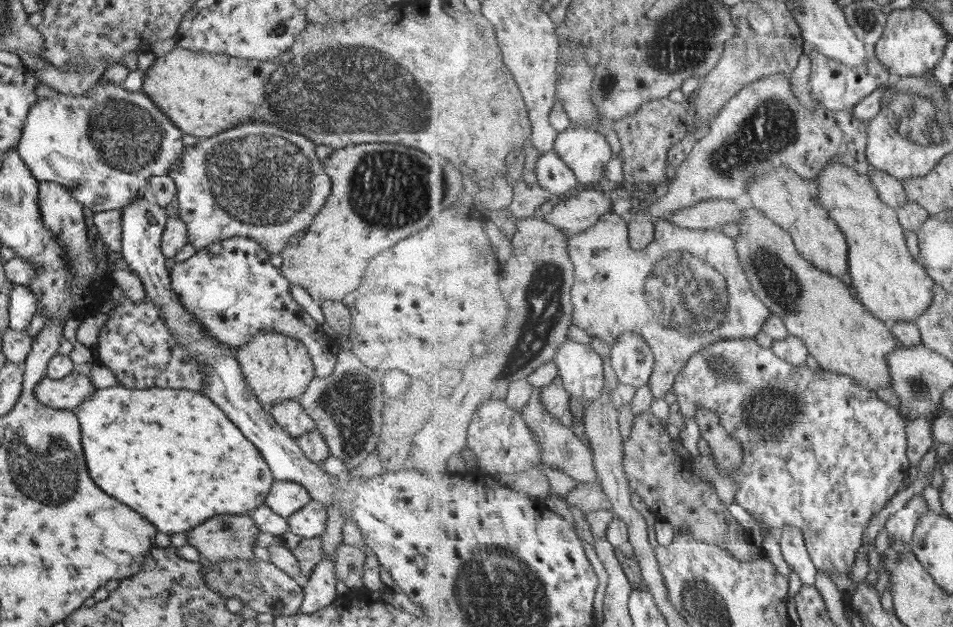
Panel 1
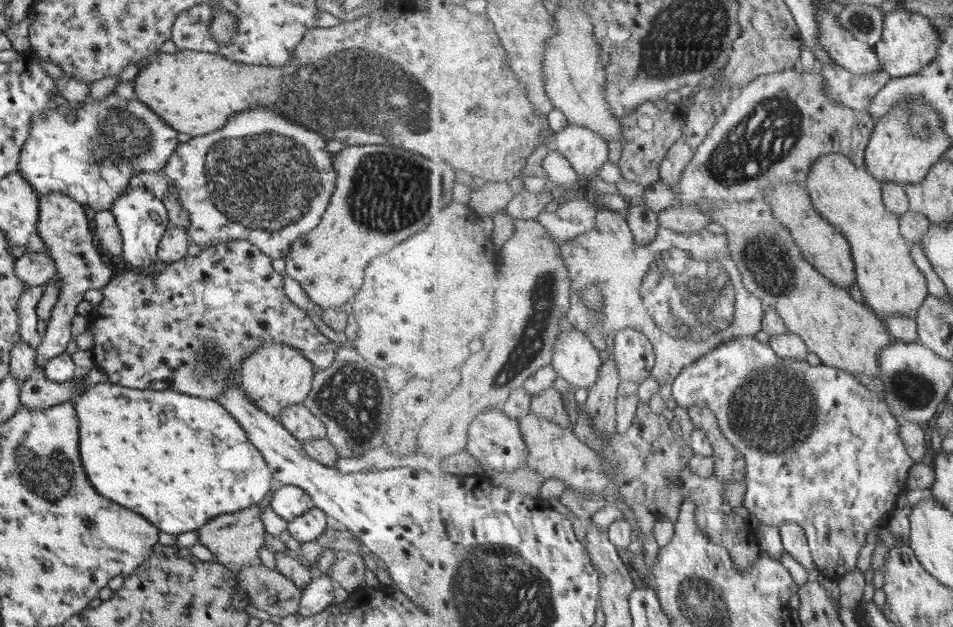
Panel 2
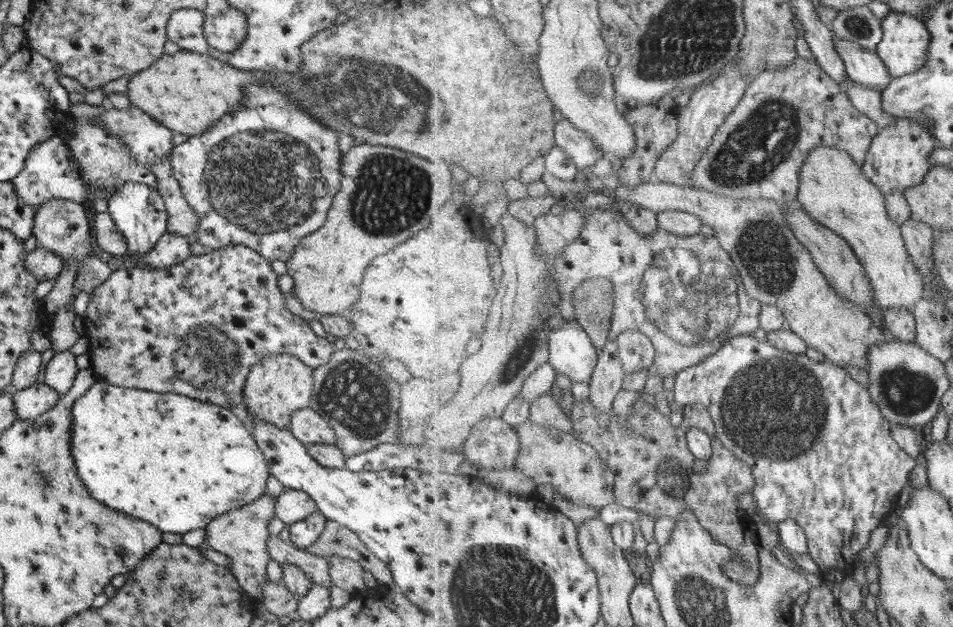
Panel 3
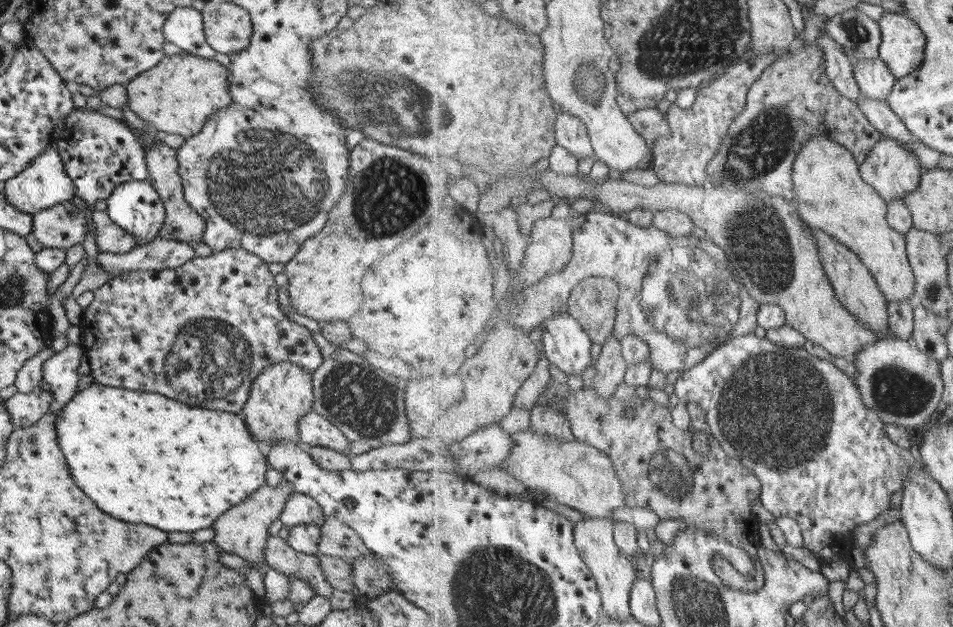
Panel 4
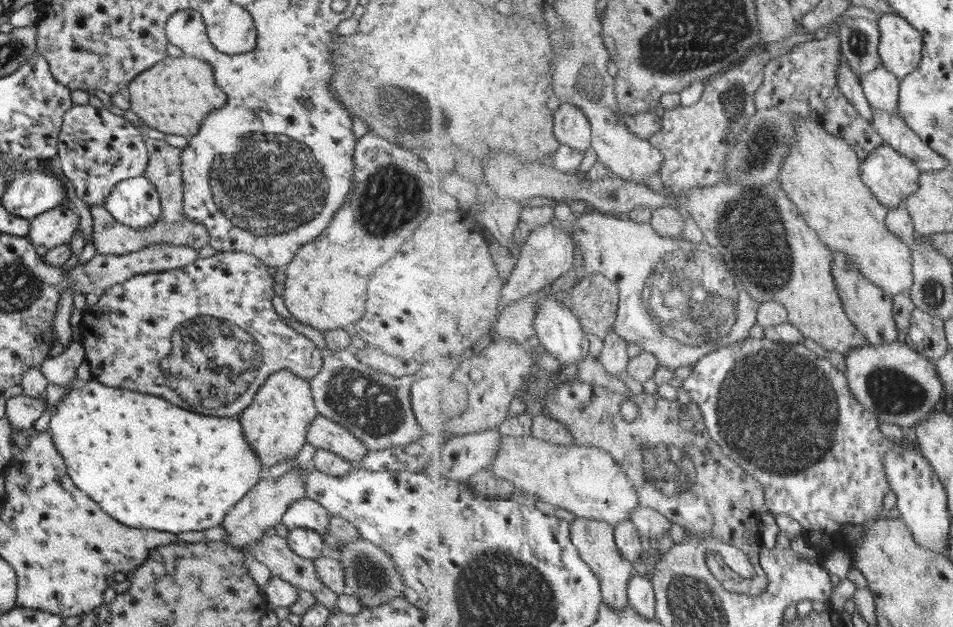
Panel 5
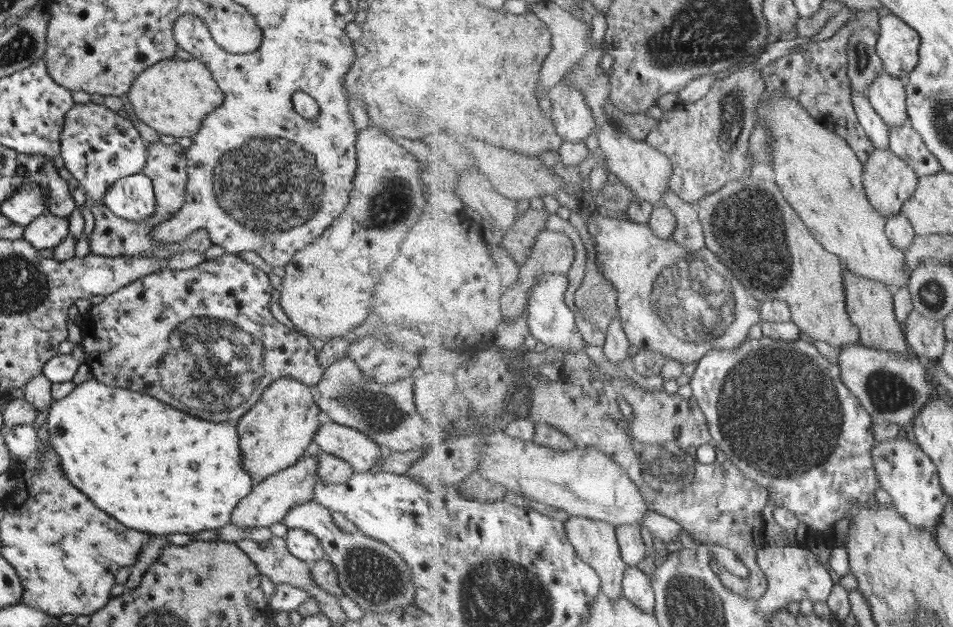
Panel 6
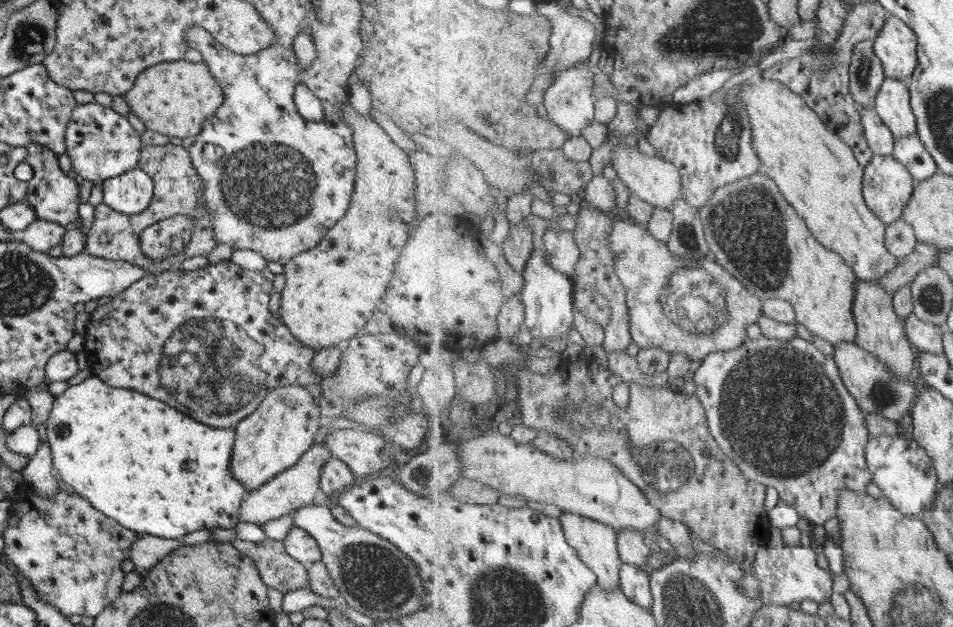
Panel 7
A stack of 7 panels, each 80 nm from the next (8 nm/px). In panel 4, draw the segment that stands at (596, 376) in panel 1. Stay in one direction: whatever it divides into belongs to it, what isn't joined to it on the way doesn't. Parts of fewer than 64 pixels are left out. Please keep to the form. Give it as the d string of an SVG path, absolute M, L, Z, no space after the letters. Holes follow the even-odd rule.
M569 312L553 315L542 322L541 336L545 356L567 375L578 376L597 358L591 354L592 338Z

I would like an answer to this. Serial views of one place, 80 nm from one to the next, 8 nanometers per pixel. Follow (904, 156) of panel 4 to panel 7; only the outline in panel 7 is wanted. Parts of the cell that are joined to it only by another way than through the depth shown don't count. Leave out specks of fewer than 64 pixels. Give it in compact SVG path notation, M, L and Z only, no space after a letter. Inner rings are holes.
M875 154L872 161L864 167L864 197L867 205L887 226L903 218L905 207L914 193L914 175L894 156Z

